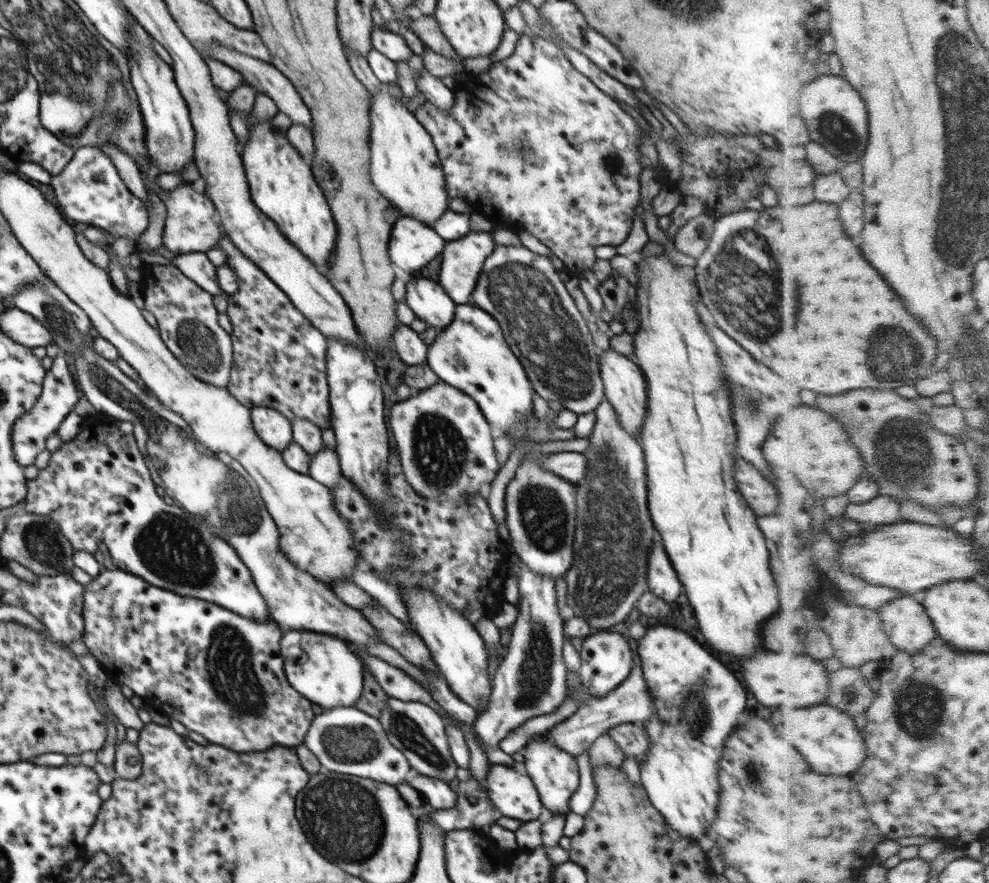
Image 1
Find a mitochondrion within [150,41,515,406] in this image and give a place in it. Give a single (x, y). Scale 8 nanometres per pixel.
(197, 343)

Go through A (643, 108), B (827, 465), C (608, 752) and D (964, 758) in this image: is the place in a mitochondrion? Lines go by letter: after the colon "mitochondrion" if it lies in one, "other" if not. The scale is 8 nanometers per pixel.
A: other
B: other
C: other
D: other

